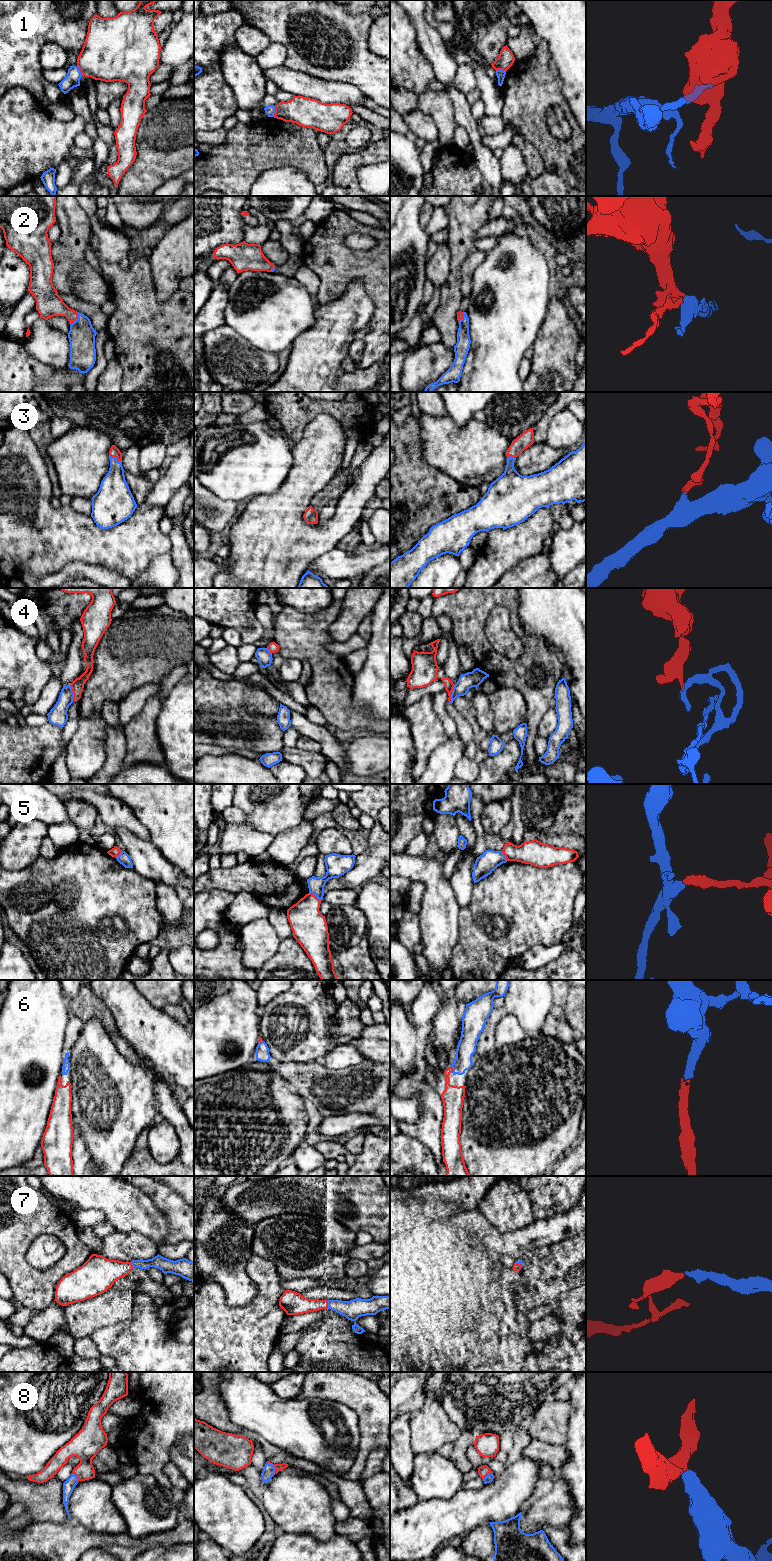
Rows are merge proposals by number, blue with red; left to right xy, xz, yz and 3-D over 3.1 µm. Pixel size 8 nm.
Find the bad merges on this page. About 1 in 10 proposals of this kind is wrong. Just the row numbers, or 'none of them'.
1, 4, 5

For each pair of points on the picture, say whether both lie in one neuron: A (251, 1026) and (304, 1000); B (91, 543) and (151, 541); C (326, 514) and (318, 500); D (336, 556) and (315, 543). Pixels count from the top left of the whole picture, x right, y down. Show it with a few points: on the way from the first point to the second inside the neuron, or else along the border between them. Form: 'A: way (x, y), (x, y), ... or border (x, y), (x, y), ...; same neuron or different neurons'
A: border (261, 1018), (259, 1023), (260, 1036); different neurons
B: way (106, 543), (134, 543), (136, 541); same neuron
C: border (337, 500), (331, 500), (318, 511); different neurons
D: border (335, 546), (319, 555), (309, 565); different neurons

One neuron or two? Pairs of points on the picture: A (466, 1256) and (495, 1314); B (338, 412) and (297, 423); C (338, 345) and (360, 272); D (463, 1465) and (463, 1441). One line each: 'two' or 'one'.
A: one
B: one
C: two
D: one

